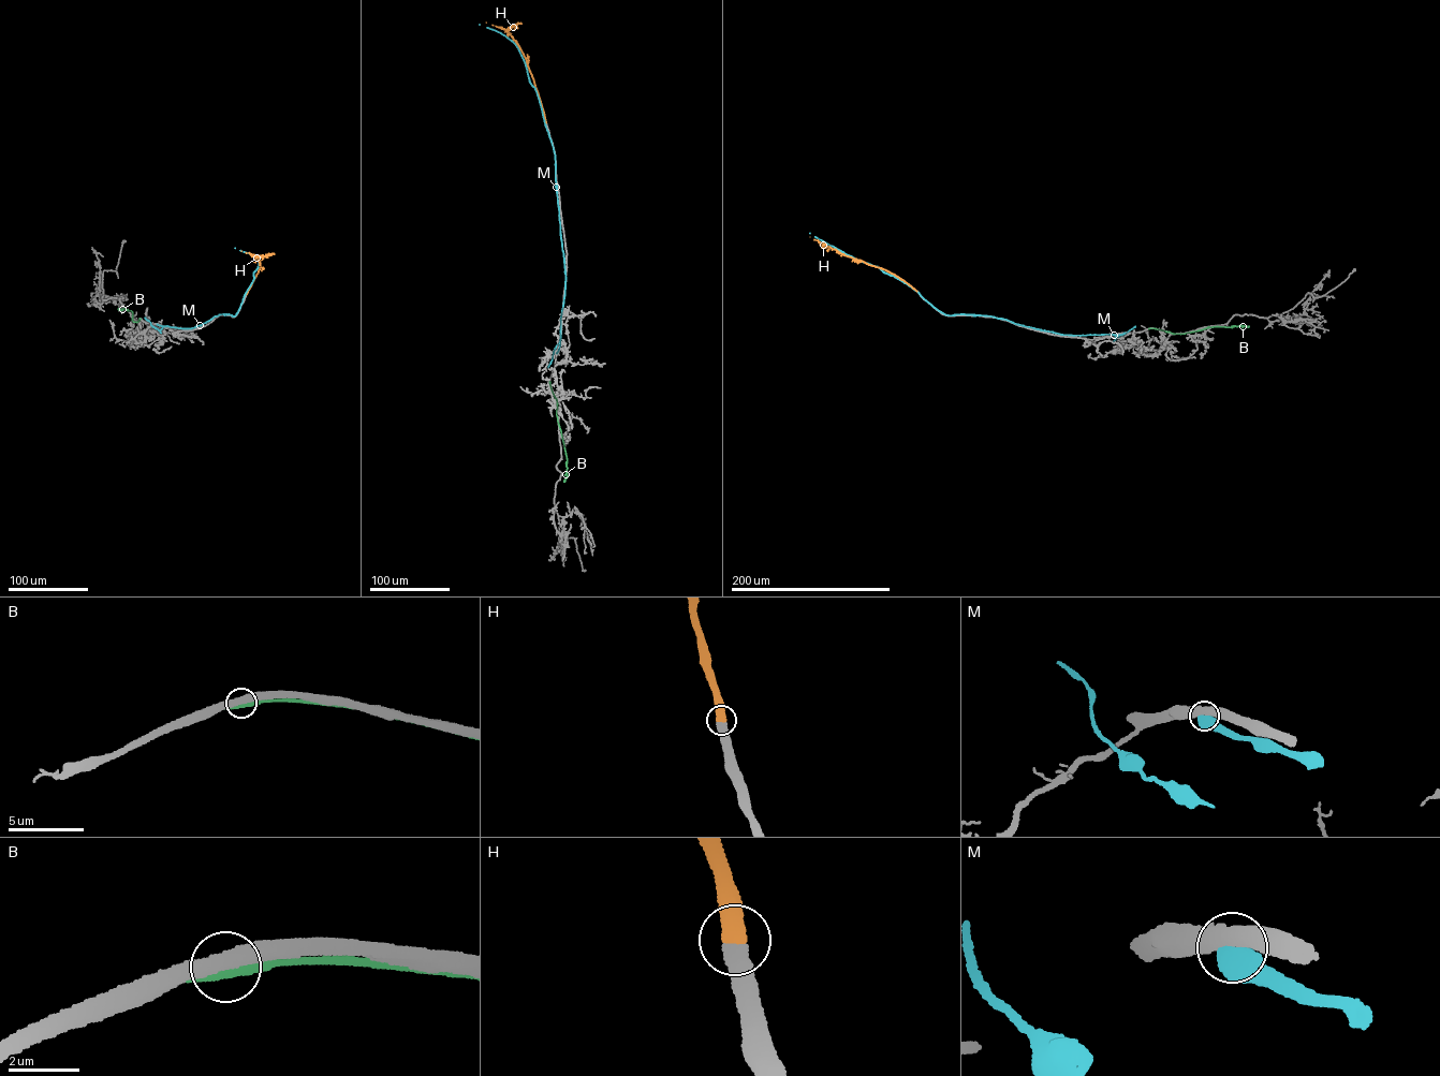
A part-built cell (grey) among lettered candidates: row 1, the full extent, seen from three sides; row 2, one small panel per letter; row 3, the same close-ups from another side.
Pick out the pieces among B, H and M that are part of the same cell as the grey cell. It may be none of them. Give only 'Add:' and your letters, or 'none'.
Add: H

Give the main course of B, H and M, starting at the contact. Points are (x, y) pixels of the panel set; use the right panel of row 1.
B: (1149, 328), (1177, 334), (1213, 326), (1249, 326)
H: (916, 291), (894, 274), (842, 254), (809, 237)
M: (1125, 333), (1060, 335), (989, 315), (945, 314), (907, 284), (809, 233)

